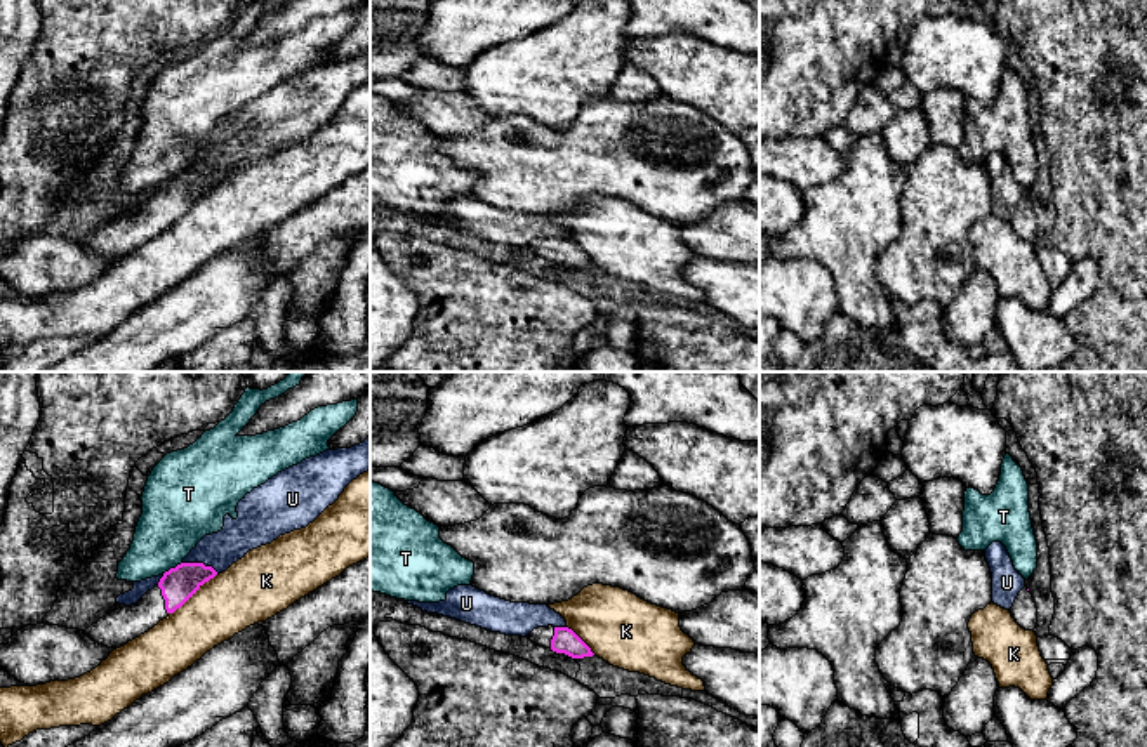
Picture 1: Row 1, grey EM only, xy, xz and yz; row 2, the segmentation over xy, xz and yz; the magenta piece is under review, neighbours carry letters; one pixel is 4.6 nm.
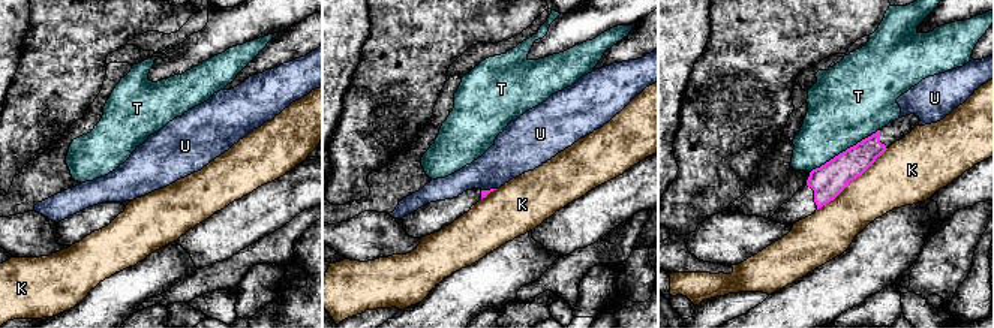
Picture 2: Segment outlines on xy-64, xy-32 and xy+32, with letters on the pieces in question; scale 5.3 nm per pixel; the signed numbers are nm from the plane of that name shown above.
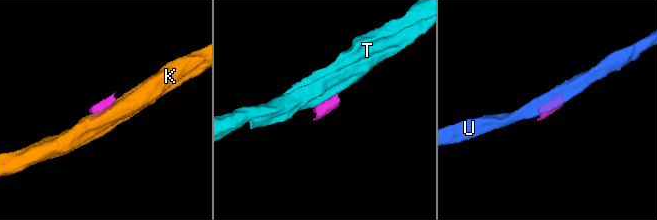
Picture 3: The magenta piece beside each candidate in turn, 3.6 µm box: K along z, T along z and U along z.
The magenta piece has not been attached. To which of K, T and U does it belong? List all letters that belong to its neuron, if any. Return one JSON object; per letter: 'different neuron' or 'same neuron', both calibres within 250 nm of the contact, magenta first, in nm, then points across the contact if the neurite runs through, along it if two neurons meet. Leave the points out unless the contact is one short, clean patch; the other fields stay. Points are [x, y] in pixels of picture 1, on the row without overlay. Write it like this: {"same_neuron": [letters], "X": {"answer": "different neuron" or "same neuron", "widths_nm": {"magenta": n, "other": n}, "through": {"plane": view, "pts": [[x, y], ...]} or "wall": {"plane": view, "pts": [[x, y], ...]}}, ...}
{"same_neuron": [], "K": {"answer": "different neuron", "widths_nm": {"magenta": 160, "other": 280}}, "T": {"answer": "different neuron", "widths_nm": {"magenta": 160, "other": 320}, "wall": {"plane": "xy", "pts": [[181, 172], [164, 185]]}}, "U": {"answer": "different neuron", "widths_nm": {"magenta": 160, "other": 170}}}

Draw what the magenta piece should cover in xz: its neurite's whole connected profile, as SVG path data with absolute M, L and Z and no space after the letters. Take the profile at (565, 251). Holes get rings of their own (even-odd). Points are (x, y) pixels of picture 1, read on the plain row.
M537 238L528 245L528 250L539 257L551 259L556 264L565 264L572 269L593 268L591 259L568 238Z

